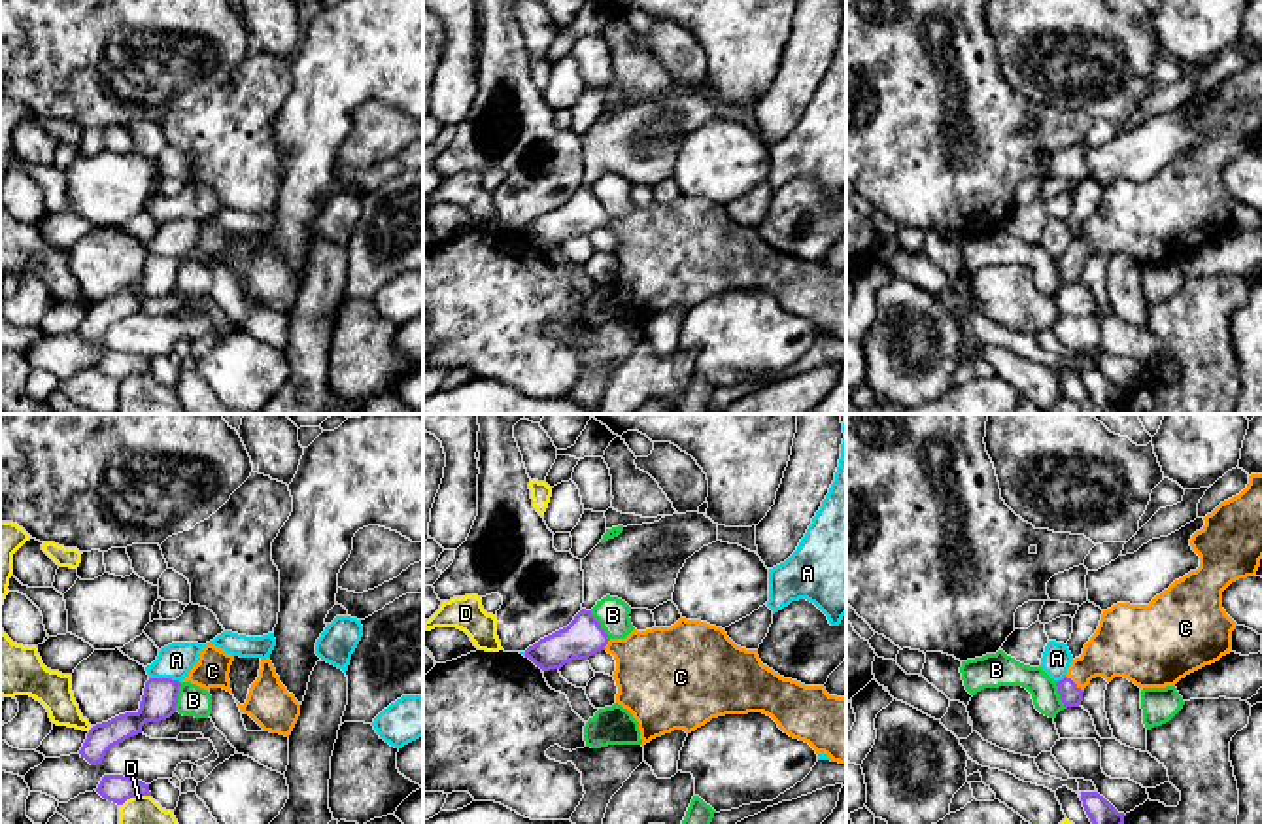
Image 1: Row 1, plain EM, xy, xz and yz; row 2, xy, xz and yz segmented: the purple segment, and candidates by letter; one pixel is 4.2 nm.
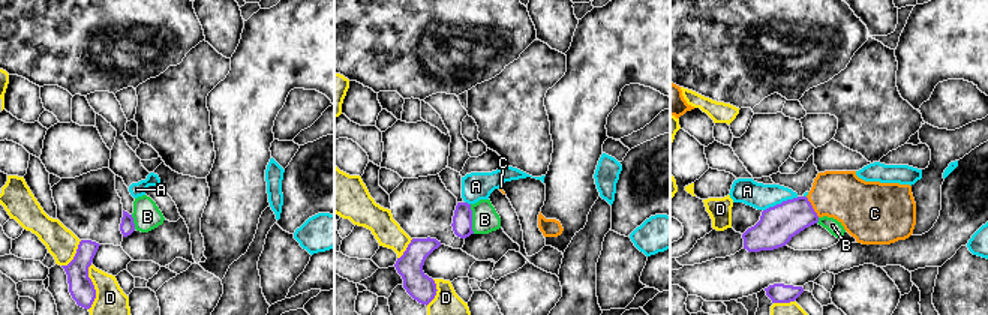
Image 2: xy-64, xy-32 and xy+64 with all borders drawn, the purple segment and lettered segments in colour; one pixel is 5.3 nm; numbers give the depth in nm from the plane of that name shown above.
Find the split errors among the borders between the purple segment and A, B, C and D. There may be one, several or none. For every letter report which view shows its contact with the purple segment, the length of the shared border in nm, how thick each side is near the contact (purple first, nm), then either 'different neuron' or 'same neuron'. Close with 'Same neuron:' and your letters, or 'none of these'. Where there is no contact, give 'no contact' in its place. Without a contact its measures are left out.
A: meets purple in xy; contact 140 nm long; 150 nm thick on the purple side, 150 nm on the other; different neuron
B: meets purple in xz; contact 150 nm long; 170 nm thick on the purple side, 140 nm on the other; different neuron
C: meets purple in yz; contact 100 nm long; 90 nm thick on the purple side, 240 nm on the other; same neuron
D: meets purple in xy; contact 140 nm long; 120 nm thick on the purple side, 130 nm on the other; different neuron
Same neuron: C

